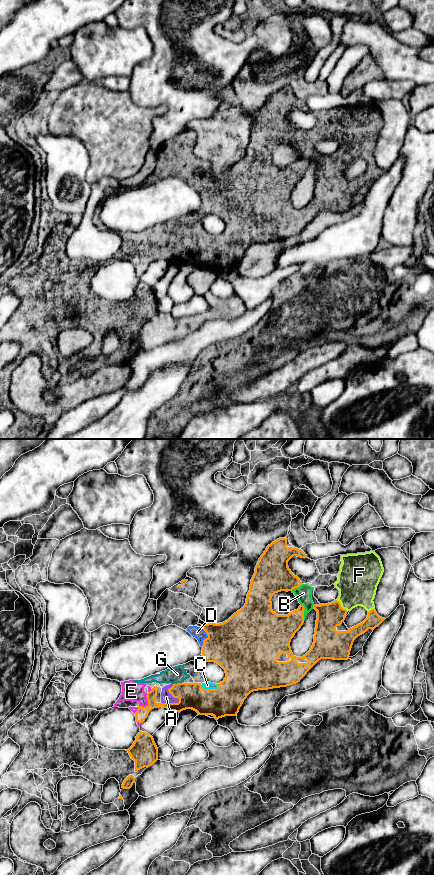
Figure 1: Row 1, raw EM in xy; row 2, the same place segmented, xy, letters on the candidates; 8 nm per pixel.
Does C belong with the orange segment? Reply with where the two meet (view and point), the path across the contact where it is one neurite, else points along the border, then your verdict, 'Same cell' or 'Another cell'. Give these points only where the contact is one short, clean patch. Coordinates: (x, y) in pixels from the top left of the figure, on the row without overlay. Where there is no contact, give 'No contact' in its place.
Touches orange at xy (209, 241). Same cell

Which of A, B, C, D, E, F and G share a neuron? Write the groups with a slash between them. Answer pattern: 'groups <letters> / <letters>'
groups A B C D E F G

